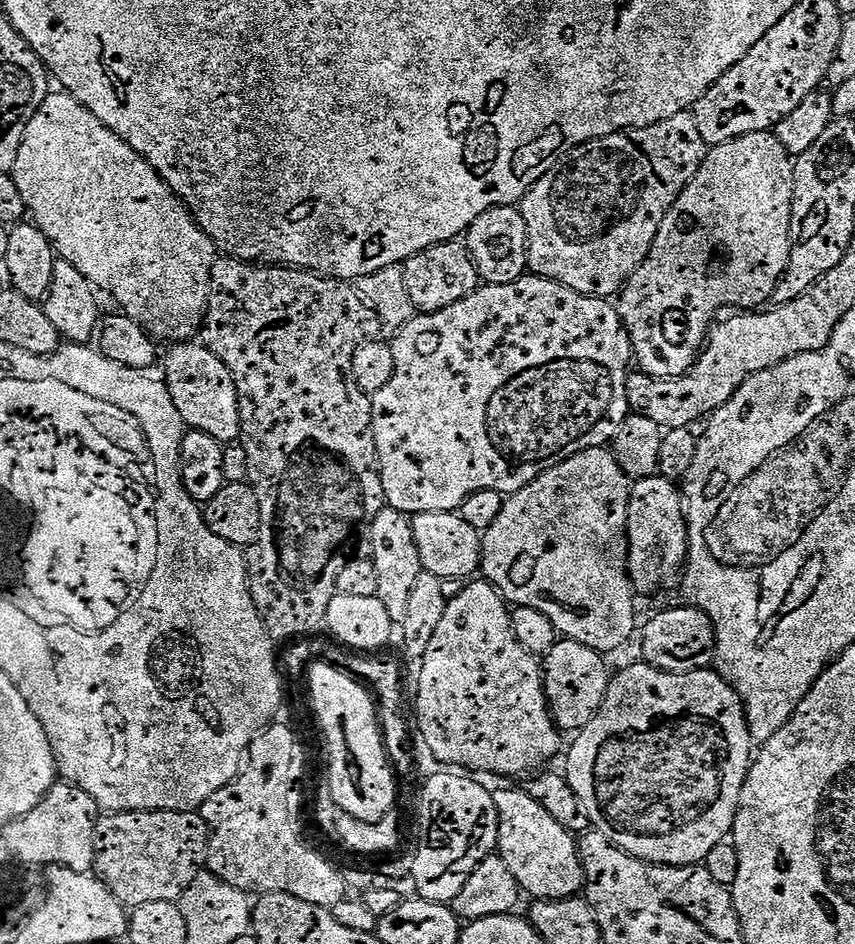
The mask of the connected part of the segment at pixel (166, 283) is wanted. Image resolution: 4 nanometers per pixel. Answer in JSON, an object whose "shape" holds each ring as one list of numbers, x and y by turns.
{"shape":[[63,90,49,91,48,97,45,98,42,106,34,114,34,118,30,118,30,122,26,126,24,141,18,150,18,158,14,162,10,175,13,182,18,186,18,194,22,194,25,209,30,213,36,227,44,231,45,238,52,243,53,249,63,259,69,260,85,276,89,284,97,289,105,288,121,304,119,307,122,309,123,314,129,316,132,320,136,320,147,333,156,338,161,336,161,340,164,342,172,342,174,316,178,316,180,324,182,324,182,316,202,316,201,309,207,305,211,267,216,264,218,259,217,245,201,230,195,215,190,211,188,205,152,169,150,162,144,159,143,156,139,156,120,135,108,128,87,105,80,102,78,98,74,98,70,92]]}

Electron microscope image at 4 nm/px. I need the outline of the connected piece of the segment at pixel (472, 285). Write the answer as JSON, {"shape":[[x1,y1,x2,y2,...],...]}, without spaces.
{"shape":[[459,239,447,240,444,244,427,248,425,252,405,260,403,265,404,284,412,299,412,307,421,313,446,310,446,306,462,302,462,298,475,292,482,284,480,271,476,269,472,255,468,253,467,243]]}

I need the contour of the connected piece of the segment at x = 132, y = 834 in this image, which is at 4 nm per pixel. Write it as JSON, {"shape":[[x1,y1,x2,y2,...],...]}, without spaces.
{"shape":[[189,810,187,812,117,812,111,817,112,821,108,825,103,825,102,835,98,840,98,855,94,865,95,871,98,873,101,880,116,893,117,896,125,901,132,900,133,905,145,904,146,902,162,902,170,900,173,902,179,901,187,888,191,888,197,883,198,877,201,875,200,867,203,869,206,864,206,857,210,851,210,829,208,823,205,822,199,811]]}

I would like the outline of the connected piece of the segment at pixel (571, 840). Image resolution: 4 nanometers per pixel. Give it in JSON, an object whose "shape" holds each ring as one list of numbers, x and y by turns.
{"shape":[[524,790,495,793,496,809,500,815,498,854,510,866,510,874,521,889,537,901,567,900,585,887,583,862,578,840,560,825,534,798]]}

